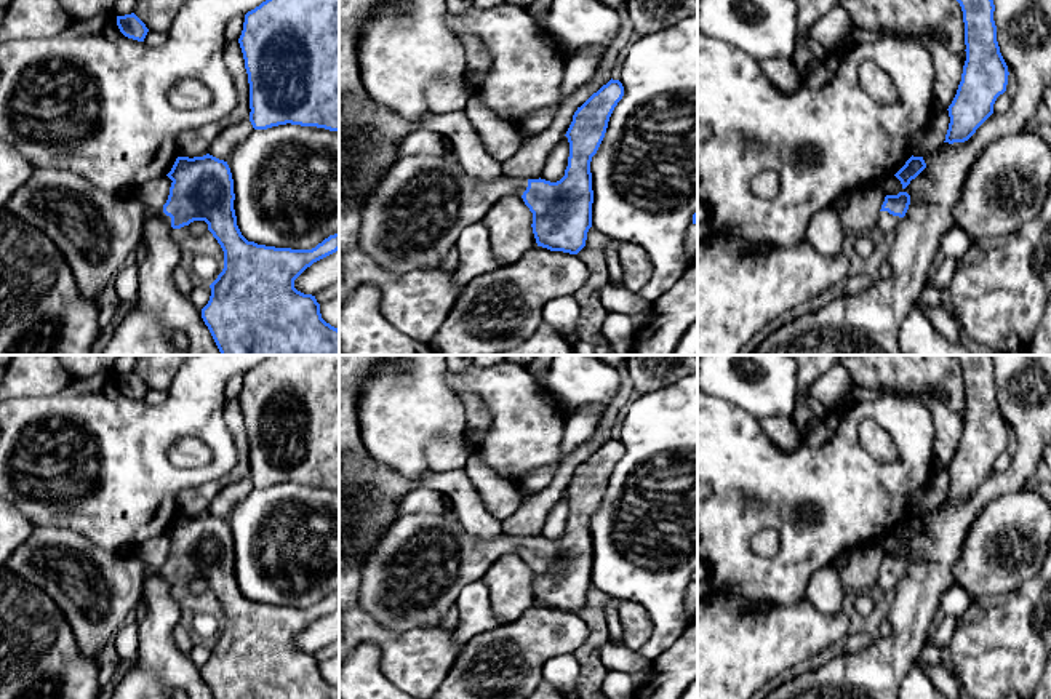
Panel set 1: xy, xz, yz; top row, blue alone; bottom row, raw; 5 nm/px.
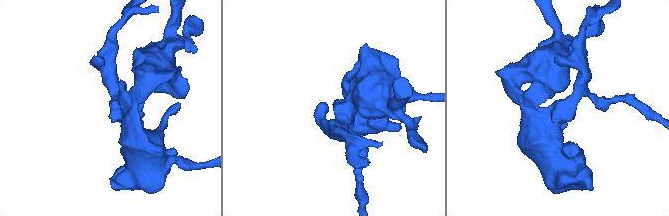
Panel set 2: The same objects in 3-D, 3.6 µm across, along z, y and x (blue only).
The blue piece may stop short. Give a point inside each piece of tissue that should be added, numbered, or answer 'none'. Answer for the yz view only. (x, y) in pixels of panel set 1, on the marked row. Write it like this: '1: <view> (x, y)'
1: yz (885, 221)

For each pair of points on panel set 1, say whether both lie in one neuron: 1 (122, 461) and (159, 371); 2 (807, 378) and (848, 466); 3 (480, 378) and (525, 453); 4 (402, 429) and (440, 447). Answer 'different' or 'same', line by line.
1: different
2: different
3: same
4: different

